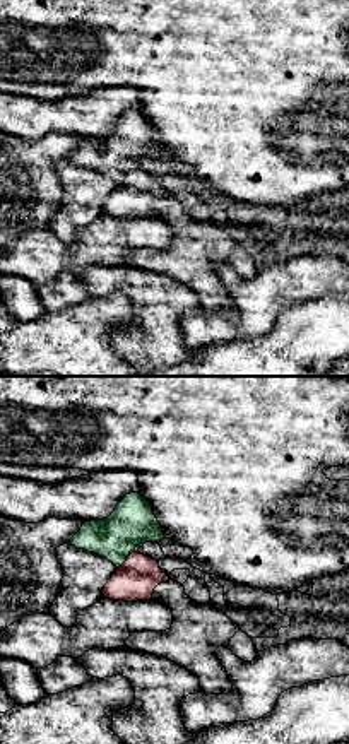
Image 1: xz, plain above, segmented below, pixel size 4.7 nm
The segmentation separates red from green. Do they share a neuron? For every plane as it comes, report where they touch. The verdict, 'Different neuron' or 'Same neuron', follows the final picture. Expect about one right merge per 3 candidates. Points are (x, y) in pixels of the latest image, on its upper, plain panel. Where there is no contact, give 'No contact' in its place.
Touches red at (125, 178)

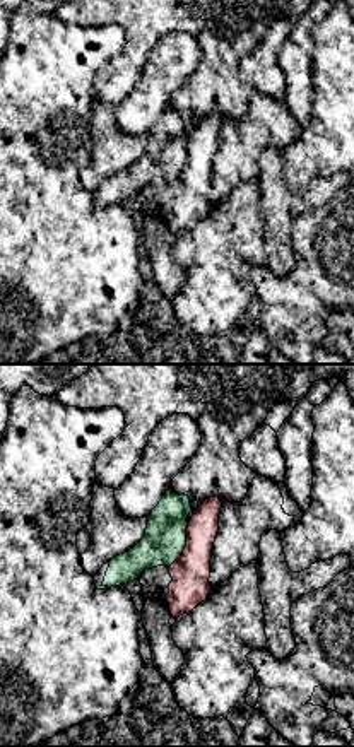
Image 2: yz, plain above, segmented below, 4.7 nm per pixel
Touches red at (185, 163)

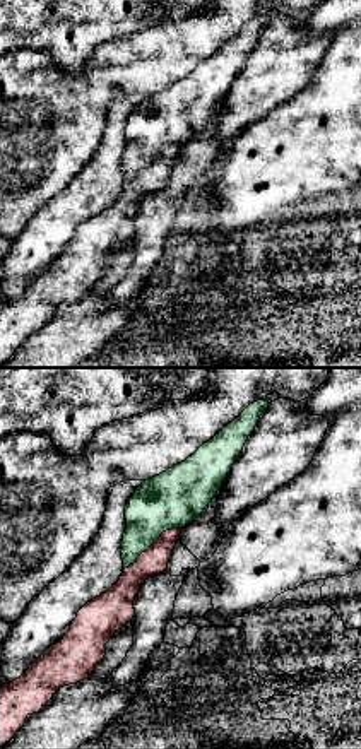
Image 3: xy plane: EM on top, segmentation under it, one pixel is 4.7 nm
Touches red at (153, 161)

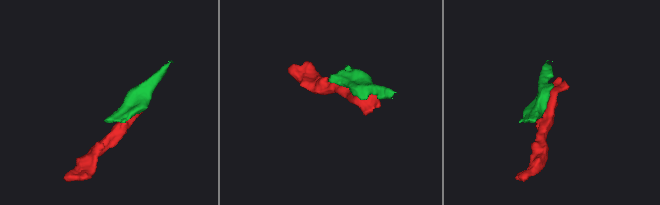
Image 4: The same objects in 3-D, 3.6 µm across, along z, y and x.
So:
Different neuron

